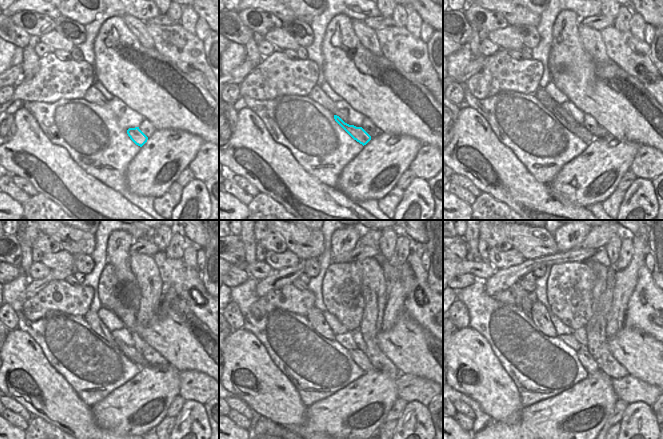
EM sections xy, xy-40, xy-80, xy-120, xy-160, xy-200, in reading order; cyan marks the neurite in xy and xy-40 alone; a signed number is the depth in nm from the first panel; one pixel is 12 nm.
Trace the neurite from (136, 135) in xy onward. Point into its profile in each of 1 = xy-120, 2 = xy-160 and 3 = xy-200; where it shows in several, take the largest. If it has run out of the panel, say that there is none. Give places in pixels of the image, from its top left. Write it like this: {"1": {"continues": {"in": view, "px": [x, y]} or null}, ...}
{"1": {"continues": {"in": "xy-120", "px": [92, 318]}}, "2": {"continues": {"in": "xy-160", "px": [315, 316]}}, "3": {"continues": {"in": "xy-200", "px": [540, 315]}}}

